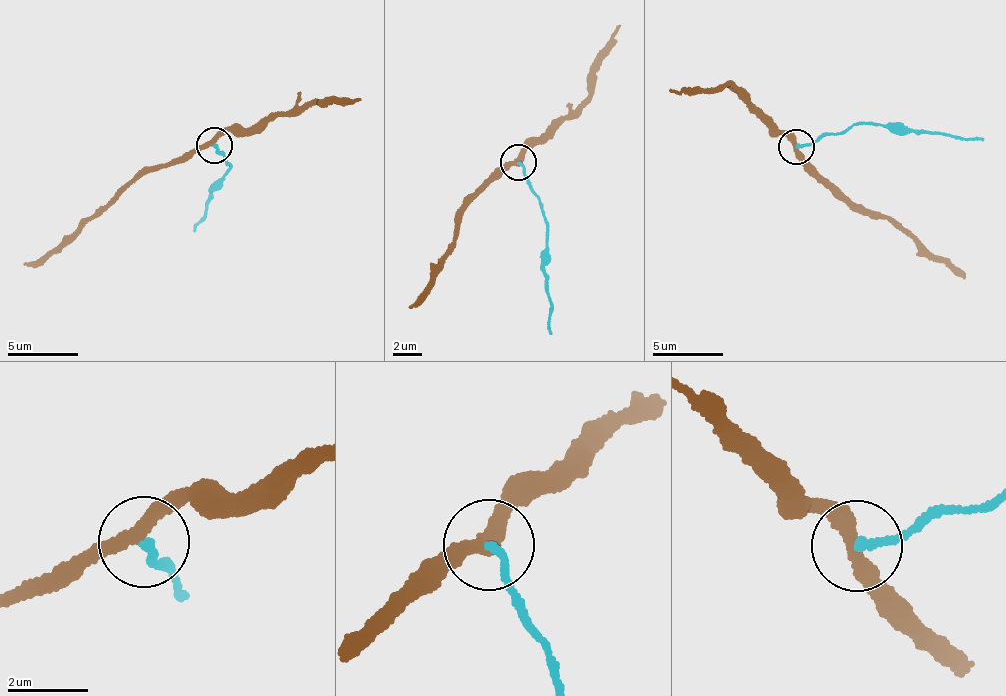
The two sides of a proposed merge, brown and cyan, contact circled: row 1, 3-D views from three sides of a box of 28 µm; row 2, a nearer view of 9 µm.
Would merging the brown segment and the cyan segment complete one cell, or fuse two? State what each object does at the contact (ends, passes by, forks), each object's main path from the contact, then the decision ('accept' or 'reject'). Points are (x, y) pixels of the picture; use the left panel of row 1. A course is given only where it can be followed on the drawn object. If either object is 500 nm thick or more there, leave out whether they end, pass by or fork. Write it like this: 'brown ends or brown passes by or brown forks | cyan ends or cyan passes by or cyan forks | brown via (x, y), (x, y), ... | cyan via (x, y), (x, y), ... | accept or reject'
brown passes by | cyan ends | brown via (214, 144), (137, 177), (70, 242), (51, 253), (24, 261) | cyan via (214, 144), (218, 155), (230, 163), (194, 231) | reject

